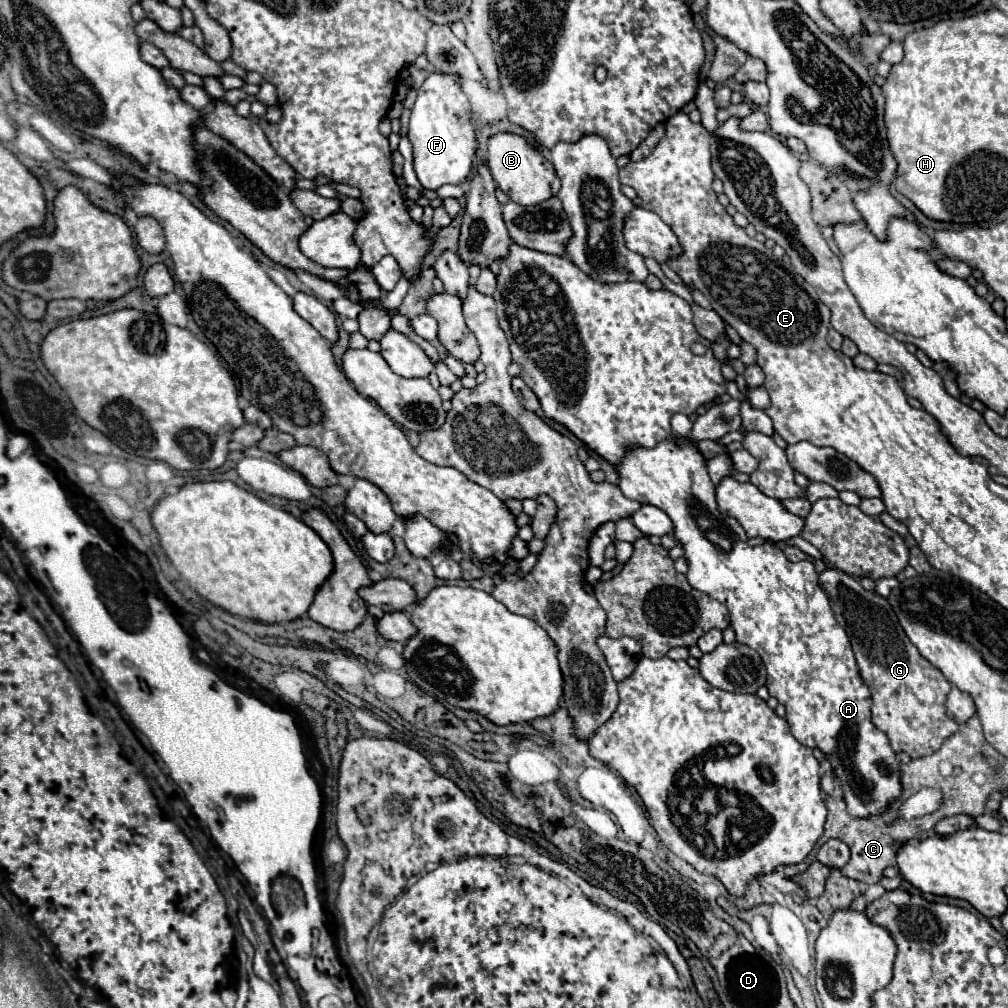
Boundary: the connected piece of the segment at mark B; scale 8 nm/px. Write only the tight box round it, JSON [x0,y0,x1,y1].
[486,133,554,205]

